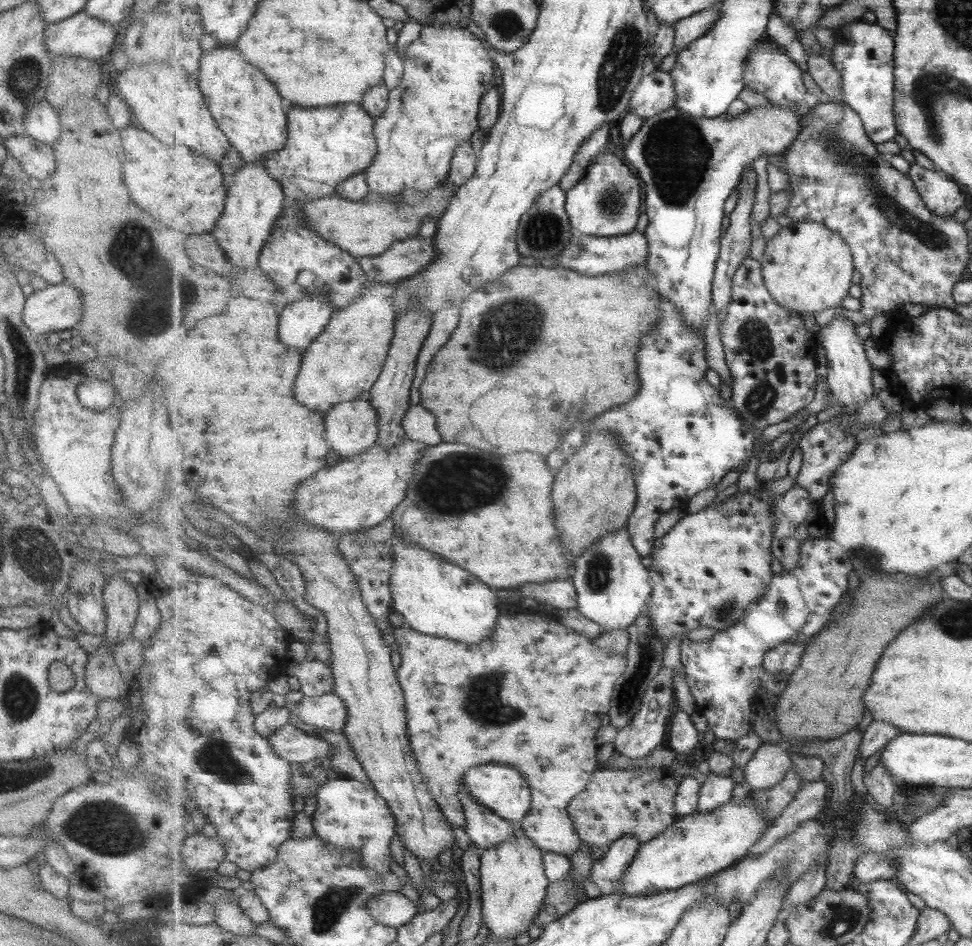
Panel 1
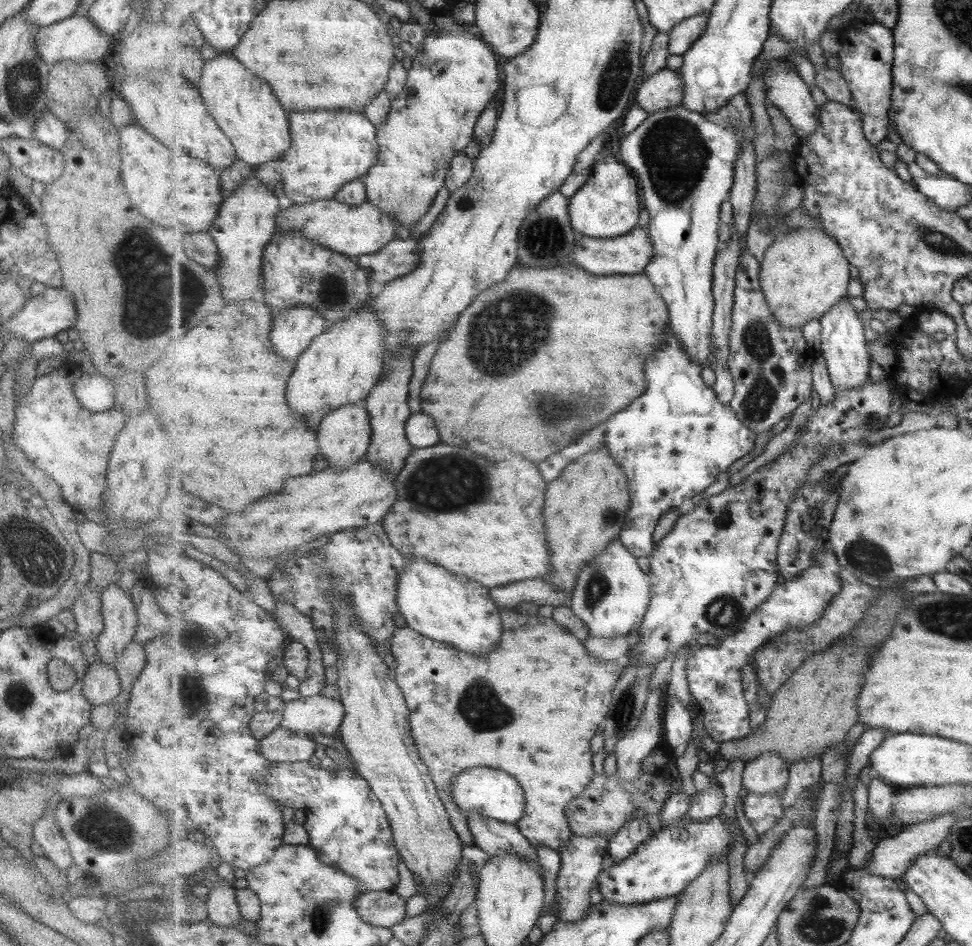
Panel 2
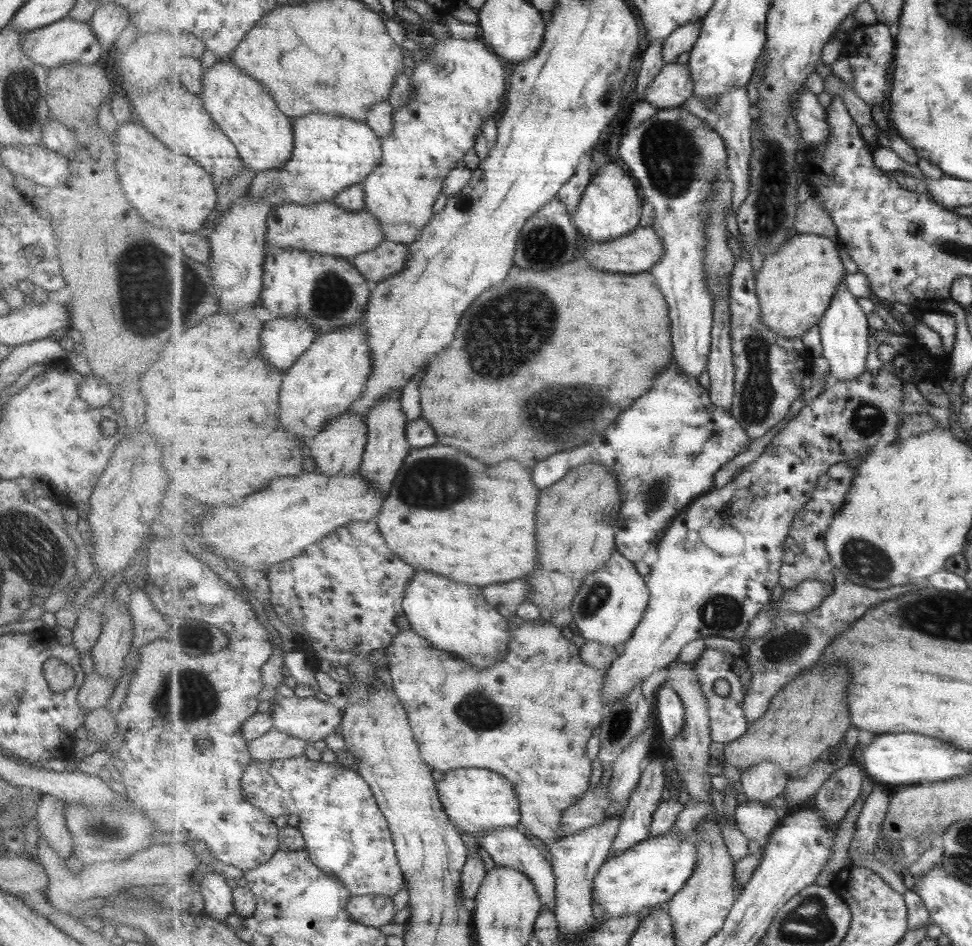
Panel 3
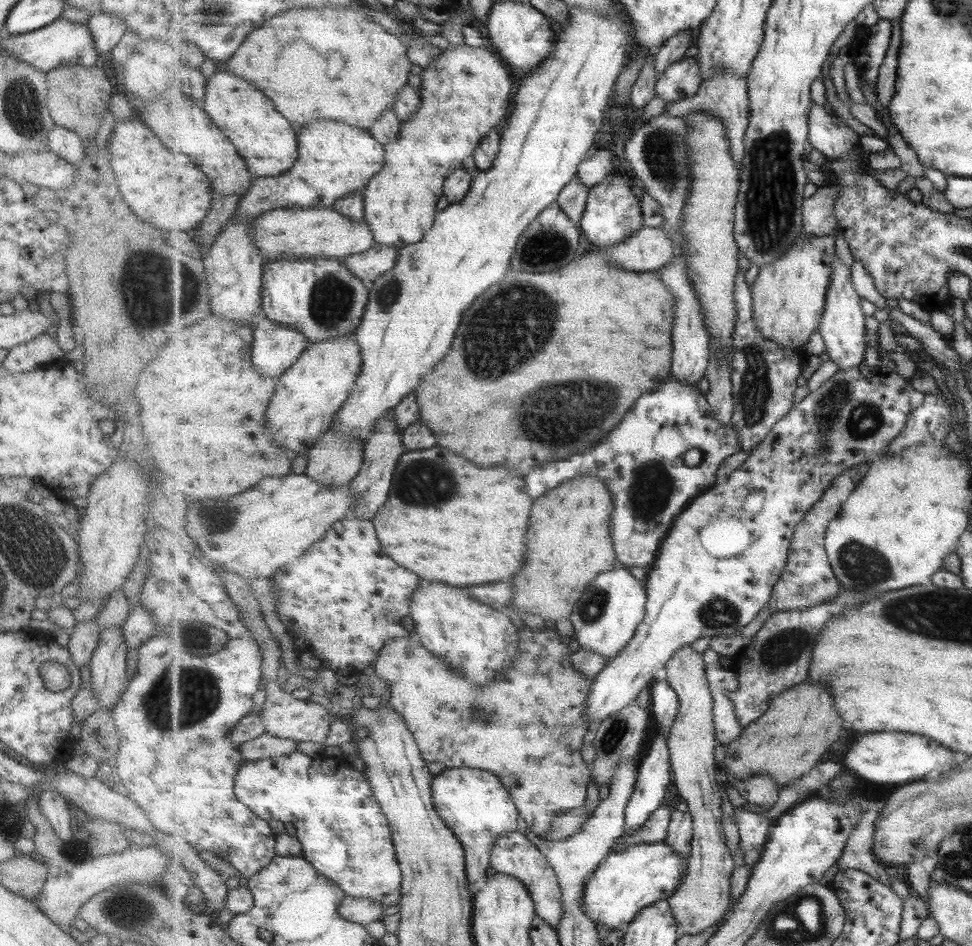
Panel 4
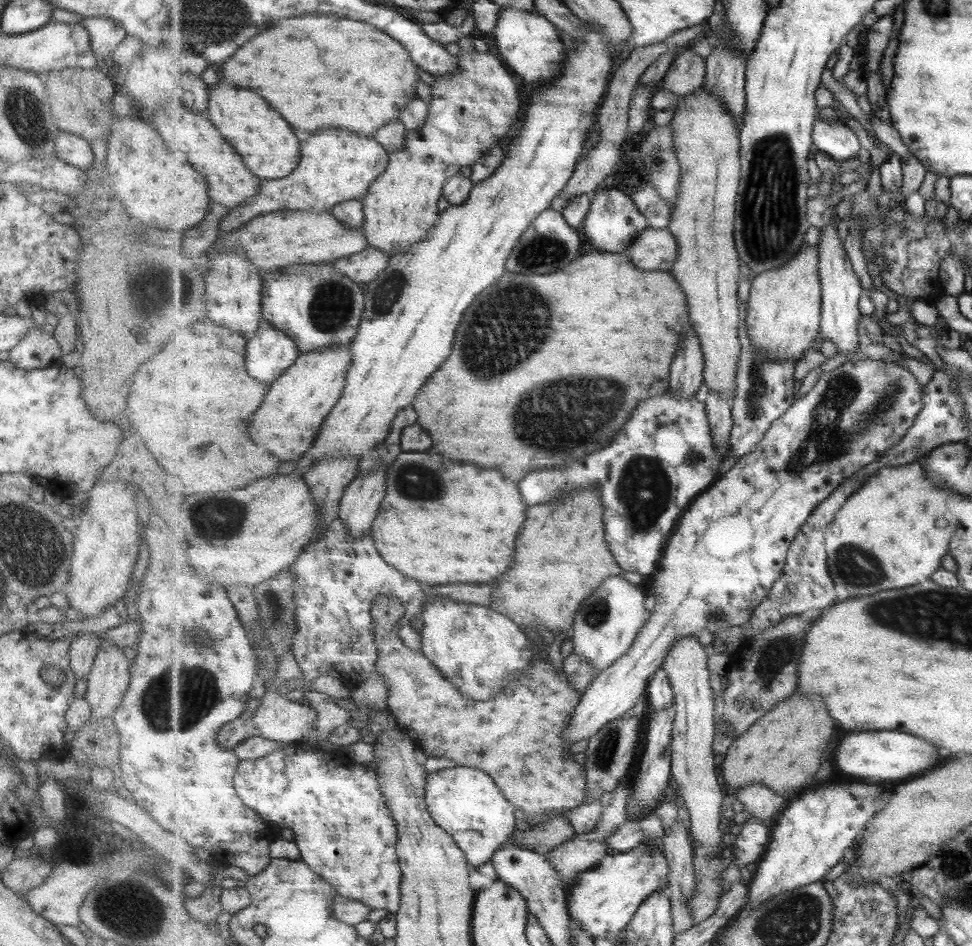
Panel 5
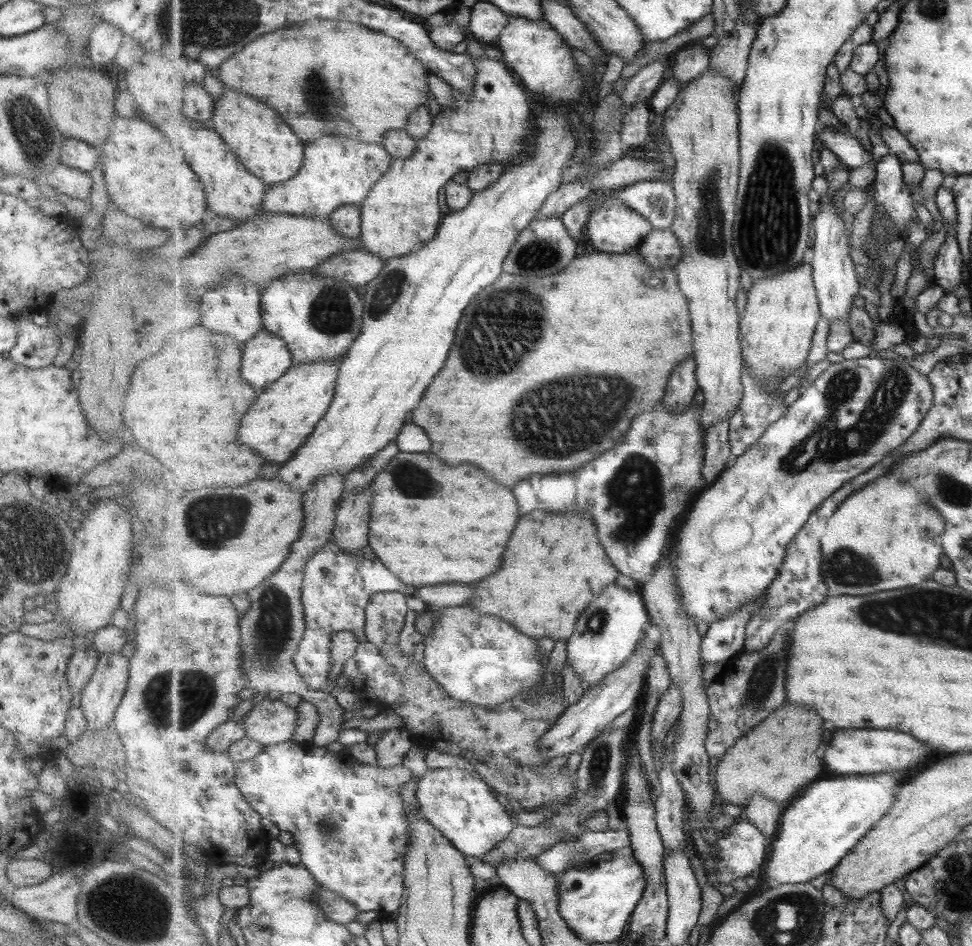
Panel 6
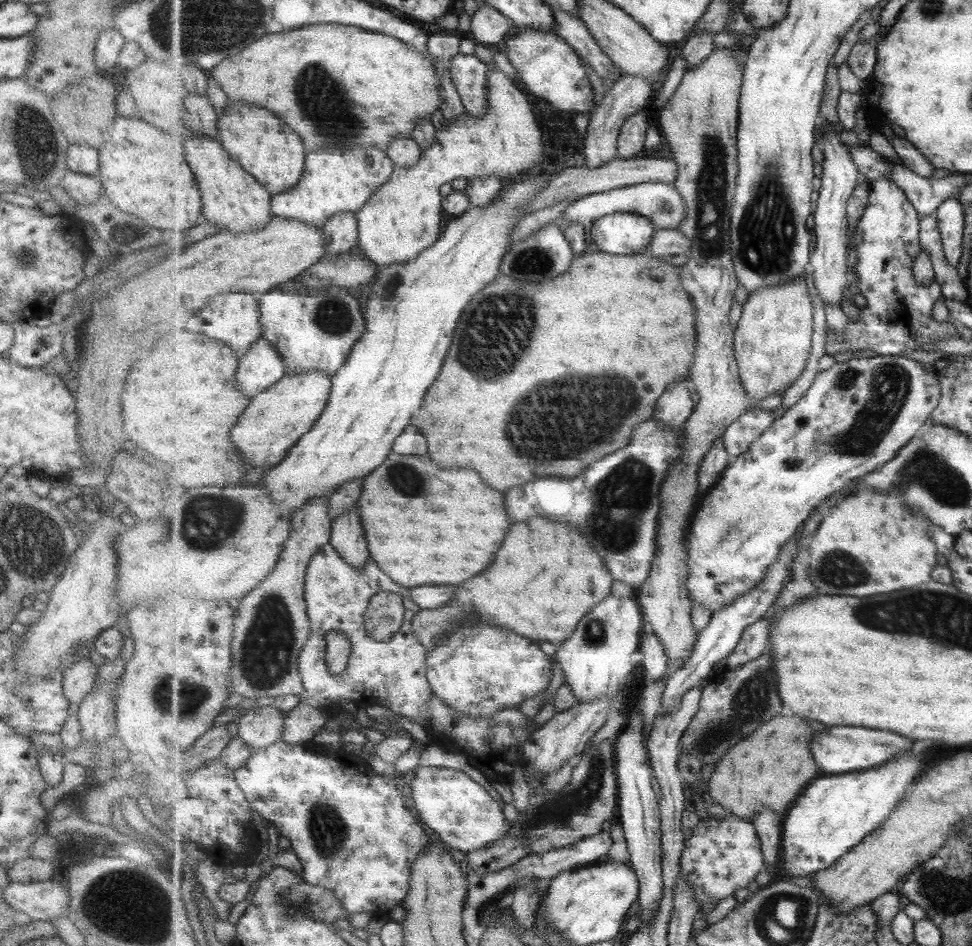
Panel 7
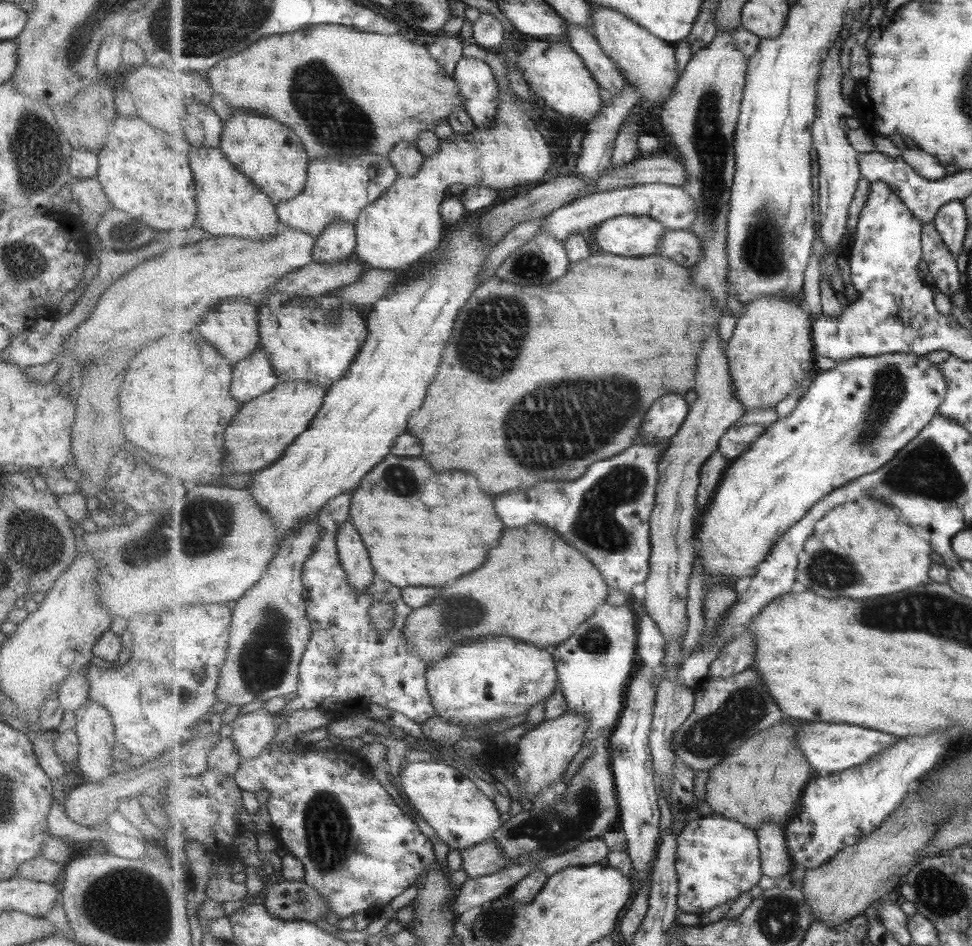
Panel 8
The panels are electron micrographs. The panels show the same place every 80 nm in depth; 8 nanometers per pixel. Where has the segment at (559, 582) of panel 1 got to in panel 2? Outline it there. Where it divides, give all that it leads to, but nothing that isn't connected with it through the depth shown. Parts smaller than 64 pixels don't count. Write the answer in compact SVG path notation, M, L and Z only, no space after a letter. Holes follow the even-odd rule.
M541 577L492 588L490 595L500 610L515 610L521 602L533 602L538 606L569 606L572 600L572 596L556 590Z

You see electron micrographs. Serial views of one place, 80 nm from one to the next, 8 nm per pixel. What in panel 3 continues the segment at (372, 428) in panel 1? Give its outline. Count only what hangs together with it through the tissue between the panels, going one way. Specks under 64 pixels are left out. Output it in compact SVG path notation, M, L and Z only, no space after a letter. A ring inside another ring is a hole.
M349 411L334 418L309 446L309 454L316 464L316 471L314 472L327 477L336 475L355 476L355 473L359 473L362 469L368 434L368 424L362 414Z

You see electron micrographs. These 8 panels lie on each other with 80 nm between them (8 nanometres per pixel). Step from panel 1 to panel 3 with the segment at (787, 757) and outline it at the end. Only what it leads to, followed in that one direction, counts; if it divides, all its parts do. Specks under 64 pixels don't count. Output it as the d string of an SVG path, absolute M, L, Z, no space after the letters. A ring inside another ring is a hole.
M760 762L742 773L741 792L747 800L769 802L783 794L790 777L774 762Z

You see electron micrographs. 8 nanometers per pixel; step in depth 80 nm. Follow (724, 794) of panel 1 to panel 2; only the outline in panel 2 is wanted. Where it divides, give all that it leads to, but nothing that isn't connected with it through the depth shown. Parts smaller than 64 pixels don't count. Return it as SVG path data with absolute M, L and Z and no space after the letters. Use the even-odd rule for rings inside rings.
M717 781L717 783L712 784L712 786L713 787L708 791L696 792L693 797L690 798L689 813L685 818L697 823L721 815L726 802L723 785Z

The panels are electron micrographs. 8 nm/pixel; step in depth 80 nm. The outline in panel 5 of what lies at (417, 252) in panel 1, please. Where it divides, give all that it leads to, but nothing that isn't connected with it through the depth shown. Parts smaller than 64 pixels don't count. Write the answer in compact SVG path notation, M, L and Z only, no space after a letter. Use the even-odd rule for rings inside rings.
M367 247L361 252L334 260L332 265L339 272L347 275L353 282L367 284L373 282L380 272L389 266L389 256L375 247Z

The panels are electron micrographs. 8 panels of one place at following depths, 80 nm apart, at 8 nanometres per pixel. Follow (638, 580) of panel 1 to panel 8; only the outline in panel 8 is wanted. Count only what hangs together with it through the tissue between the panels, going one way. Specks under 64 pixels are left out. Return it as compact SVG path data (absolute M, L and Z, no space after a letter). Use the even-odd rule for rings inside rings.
M633 600L619 607L613 607L605 603L593 617L576 630L576 633L570 639L558 645L553 654L558 664L559 687L562 688L565 695L568 712L584 714L588 718L583 746L587 746L591 740L601 736L605 730L610 730L611 734L621 718L628 685L632 680L631 674L634 674L635 661L639 659L638 619L634 607Z

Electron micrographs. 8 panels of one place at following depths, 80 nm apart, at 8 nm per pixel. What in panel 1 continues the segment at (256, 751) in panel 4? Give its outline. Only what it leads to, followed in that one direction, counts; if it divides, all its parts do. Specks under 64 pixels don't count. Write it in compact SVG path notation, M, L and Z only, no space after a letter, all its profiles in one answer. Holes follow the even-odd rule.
M291 723L278 728L270 737L270 745L283 760L288 760L292 764L301 762L320 762L328 759L330 762L335 748L321 737L310 736Z

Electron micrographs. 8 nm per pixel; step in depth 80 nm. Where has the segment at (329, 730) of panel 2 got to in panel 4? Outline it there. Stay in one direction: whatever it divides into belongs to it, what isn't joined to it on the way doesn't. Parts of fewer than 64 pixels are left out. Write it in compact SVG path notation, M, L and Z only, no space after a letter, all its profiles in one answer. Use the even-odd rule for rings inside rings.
M267 684L265 691L266 700L261 706L260 717L265 723L267 733L279 738L290 738L295 742L309 742L311 740L323 743L327 740L329 726L332 723L329 710L310 699L295 698L292 693L283 691L278 684Z

